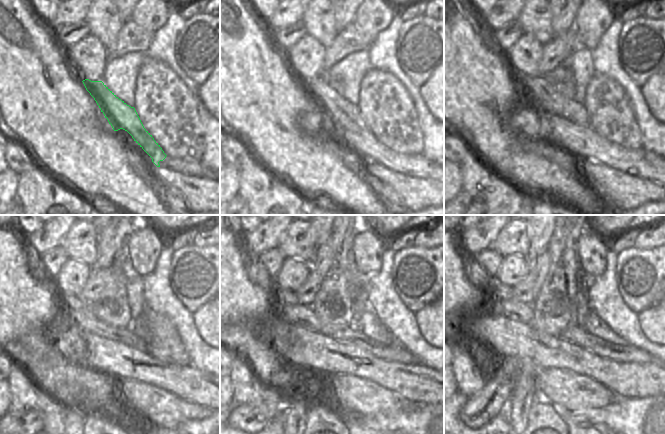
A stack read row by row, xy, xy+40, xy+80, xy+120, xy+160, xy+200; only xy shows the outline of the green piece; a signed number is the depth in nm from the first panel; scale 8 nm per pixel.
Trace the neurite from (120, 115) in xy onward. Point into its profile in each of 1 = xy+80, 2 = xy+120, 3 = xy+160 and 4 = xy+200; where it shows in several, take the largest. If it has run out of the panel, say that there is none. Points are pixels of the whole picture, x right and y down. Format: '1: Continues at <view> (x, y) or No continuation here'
1: Continues at xy+80 (569, 109)
2: Continues at xy+120 (61, 298)
3: Continues at xy+160 (277, 292)
4: Continues at xy+200 (496, 286)

